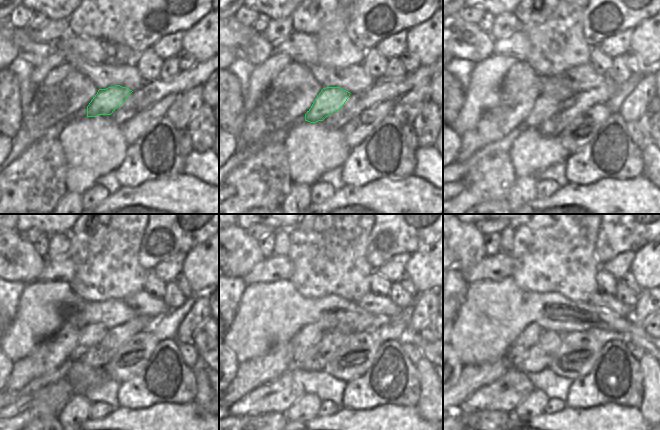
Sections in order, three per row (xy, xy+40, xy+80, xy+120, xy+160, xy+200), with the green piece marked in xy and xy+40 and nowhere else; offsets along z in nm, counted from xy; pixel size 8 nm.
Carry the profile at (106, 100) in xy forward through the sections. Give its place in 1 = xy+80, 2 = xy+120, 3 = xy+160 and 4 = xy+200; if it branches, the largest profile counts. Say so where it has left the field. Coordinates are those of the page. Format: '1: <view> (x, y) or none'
1: xy+80 (544, 107)
2: xy+120 (91, 334)
3: xy+160 (310, 335)
4: xy+200 (530, 335)

